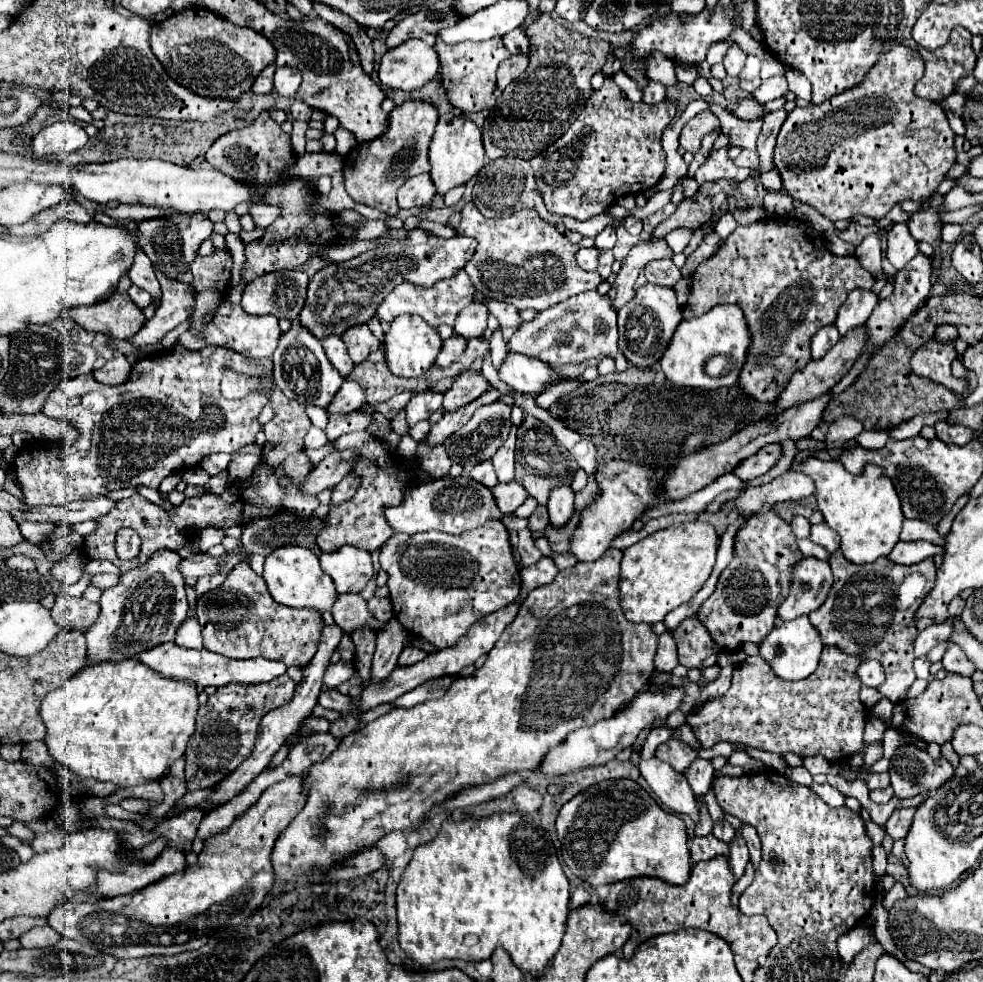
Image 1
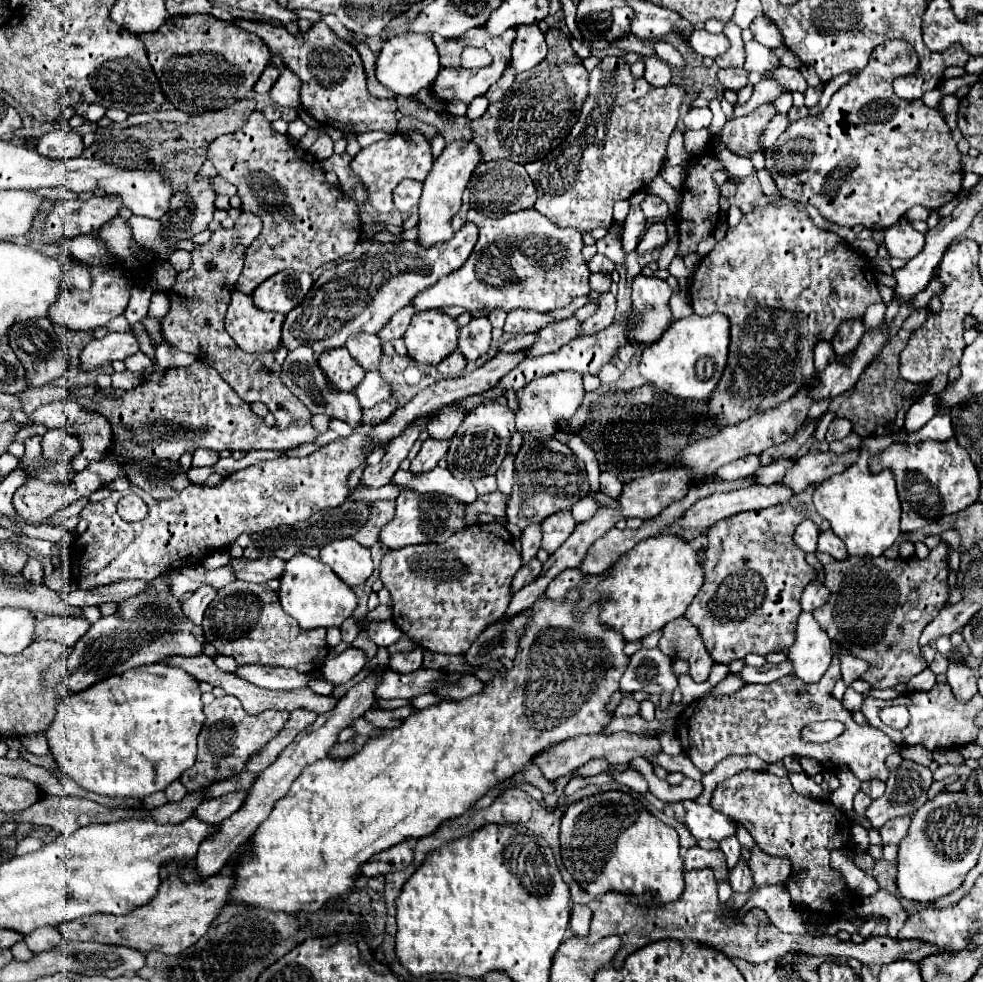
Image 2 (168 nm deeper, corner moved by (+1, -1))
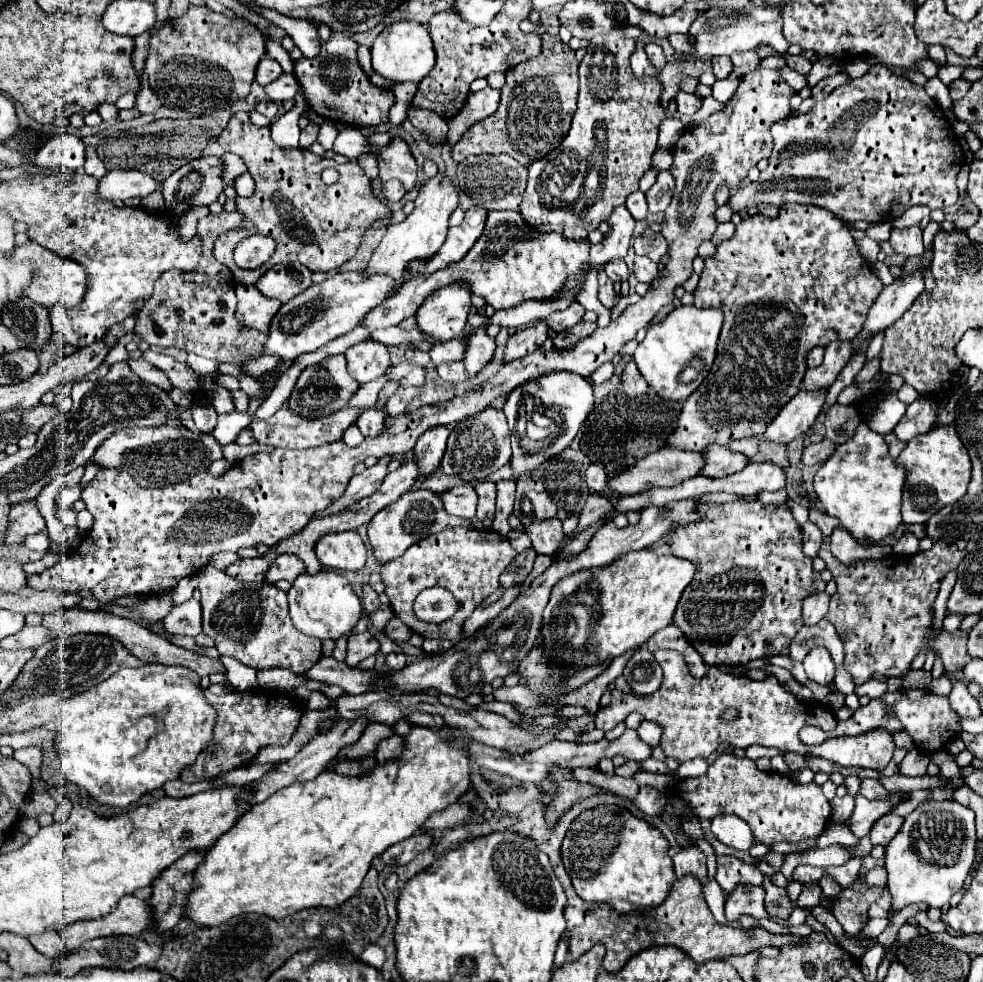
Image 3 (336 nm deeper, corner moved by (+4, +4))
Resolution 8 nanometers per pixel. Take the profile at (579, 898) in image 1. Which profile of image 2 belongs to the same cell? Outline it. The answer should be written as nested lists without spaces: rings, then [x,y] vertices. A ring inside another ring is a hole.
[[[574,904],[572,906],[572,920],[570,920],[570,930],[574,936],[586,936],[588,926],[592,920],[592,910],[586,904]]]

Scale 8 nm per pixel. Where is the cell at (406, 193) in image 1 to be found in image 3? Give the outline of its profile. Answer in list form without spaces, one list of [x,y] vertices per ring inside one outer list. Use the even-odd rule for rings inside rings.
[[[391,179],[391,181],[385,181],[385,185],[383,185],[383,195],[385,195],[387,201],[395,203],[395,201],[401,201],[401,199],[405,197],[405,189],[403,189],[403,185],[401,185],[399,181]]]

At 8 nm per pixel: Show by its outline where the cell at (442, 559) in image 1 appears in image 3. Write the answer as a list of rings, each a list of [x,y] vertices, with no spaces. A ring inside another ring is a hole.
[[[451,527],[443,533],[427,537],[419,541],[419,545],[411,545],[403,557],[391,561],[381,567],[381,579],[385,583],[385,595],[391,601],[395,617],[399,617],[405,625],[413,627],[419,635],[427,635],[427,631],[435,631],[443,639],[459,641],[463,635],[463,621],[477,609],[477,605],[489,597],[499,587],[499,575],[503,569],[517,557],[517,551],[509,545],[509,539],[491,531],[475,531],[465,527]],[[427,587],[445,587],[455,595],[461,603],[459,611],[441,625],[429,625],[415,617],[413,601]]]

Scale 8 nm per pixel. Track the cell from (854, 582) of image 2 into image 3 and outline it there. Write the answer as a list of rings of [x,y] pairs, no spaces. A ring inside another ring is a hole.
[[[823,541],[819,557],[827,563],[827,569],[833,573],[833,581],[837,583],[837,593],[831,597],[829,613],[825,619],[831,621],[835,625],[839,637],[843,637],[845,667],[853,675],[855,685],[865,683],[867,679],[871,679],[873,673],[879,673],[885,677],[903,675],[909,669],[915,655],[923,648],[927,653],[933,651],[941,657],[946,674],[957,673],[963,669],[963,665],[967,663],[967,633],[963,633],[963,631],[948,633],[942,629],[938,635],[935,635],[933,633],[933,603],[935,603],[935,597],[937,597],[943,577],[951,569],[957,569],[957,565],[965,557],[965,551],[959,551],[955,543],[937,541],[925,553],[917,553],[911,557],[891,555],[891,557],[885,557],[879,561],[857,561],[855,565],[847,567],[833,557],[829,545],[831,545],[831,541]]]

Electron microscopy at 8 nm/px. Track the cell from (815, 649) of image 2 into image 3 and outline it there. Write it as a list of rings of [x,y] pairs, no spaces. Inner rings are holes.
[[[823,647],[811,649],[811,653],[803,661],[803,667],[811,681],[815,681],[819,685],[833,685],[835,663],[831,661],[831,655],[827,653],[827,649],[823,649]]]

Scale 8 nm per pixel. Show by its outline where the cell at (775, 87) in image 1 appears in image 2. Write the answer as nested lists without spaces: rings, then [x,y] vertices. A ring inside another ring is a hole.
[[[784,66],[768,70],[762,78],[776,80],[786,92],[804,92],[808,88],[804,76],[800,74],[800,70],[792,70],[792,68],[784,68]]]

